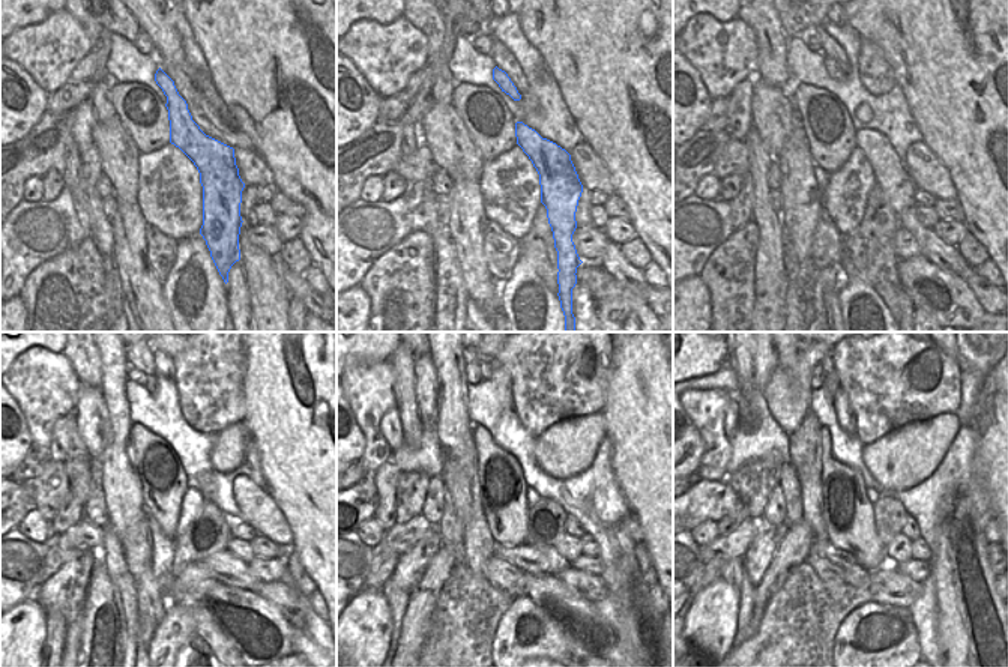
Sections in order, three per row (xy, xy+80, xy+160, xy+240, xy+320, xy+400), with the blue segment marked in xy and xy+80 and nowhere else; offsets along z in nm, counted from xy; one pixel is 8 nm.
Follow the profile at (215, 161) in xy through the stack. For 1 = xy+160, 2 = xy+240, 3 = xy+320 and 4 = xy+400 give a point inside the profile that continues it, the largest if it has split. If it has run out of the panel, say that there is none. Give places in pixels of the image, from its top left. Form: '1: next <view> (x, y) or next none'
1: next xy+160 (891, 175)
2: next xy+240 (150, 380)
3: next xy+320 (485, 365)
4: next xy+400 (826, 362)

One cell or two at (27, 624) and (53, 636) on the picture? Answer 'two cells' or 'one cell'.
two cells

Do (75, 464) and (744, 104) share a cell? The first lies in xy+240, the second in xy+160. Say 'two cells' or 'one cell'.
two cells

